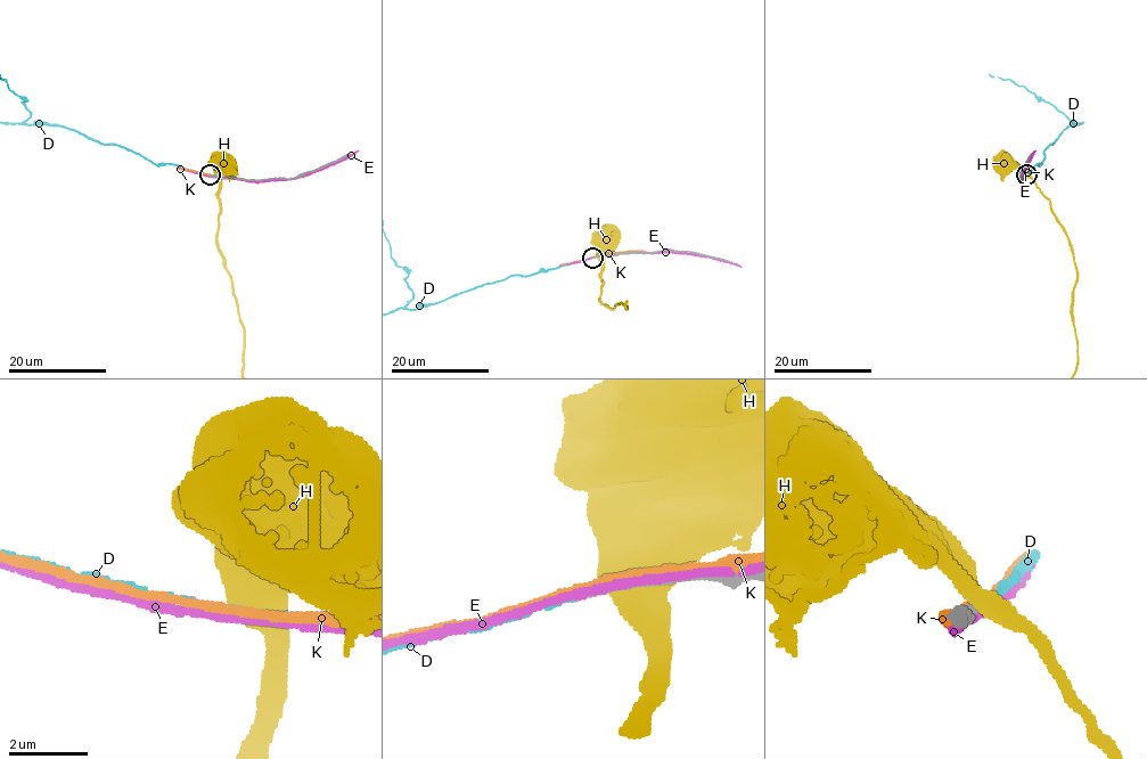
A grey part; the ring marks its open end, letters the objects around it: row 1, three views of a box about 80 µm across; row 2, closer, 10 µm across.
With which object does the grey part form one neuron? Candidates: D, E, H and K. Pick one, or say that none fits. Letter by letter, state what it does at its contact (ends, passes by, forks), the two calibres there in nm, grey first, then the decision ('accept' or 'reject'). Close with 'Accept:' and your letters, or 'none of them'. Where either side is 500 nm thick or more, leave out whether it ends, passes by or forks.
D: it ends; calibres 190 and 140 nm; accept
E: it passes by; calibres 200 and 190 nm; reject
H: it passes by; calibres 200 and 480 nm; reject
K: it passes by; calibres 200 and 200 nm; reject
Accept: D

